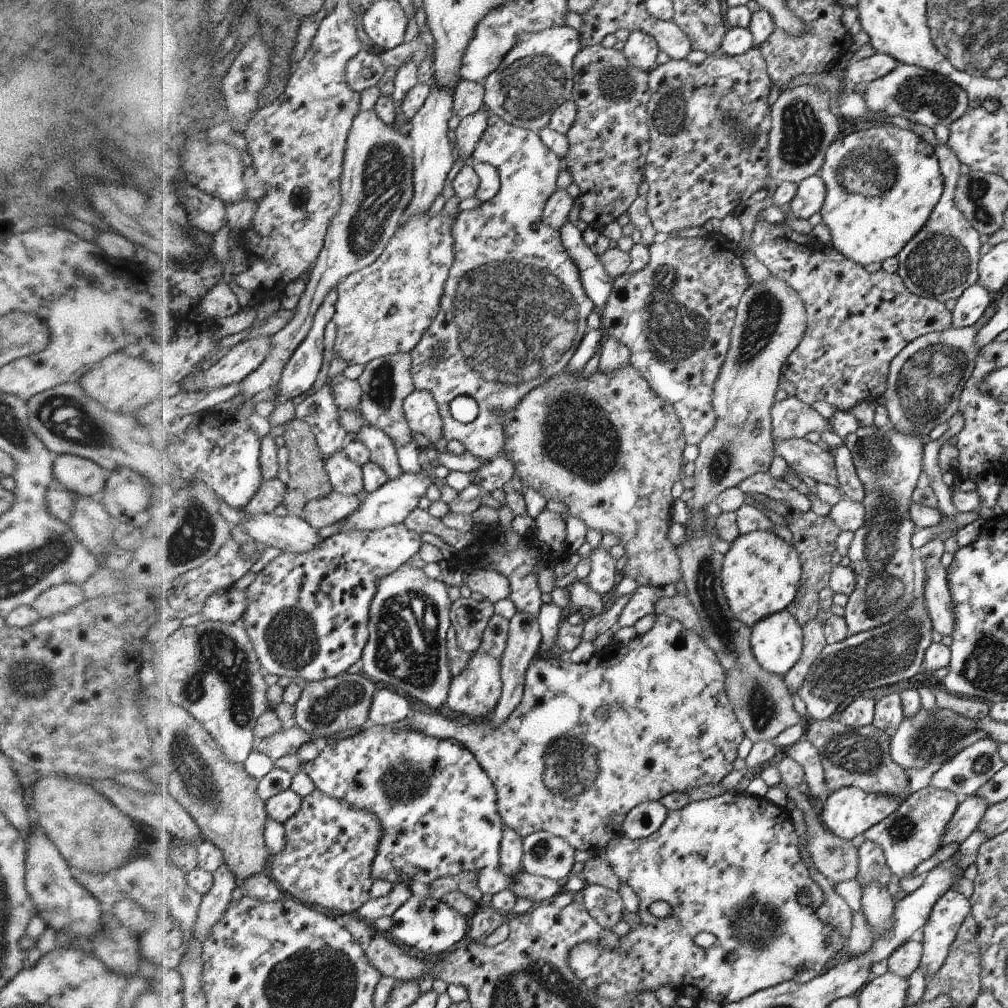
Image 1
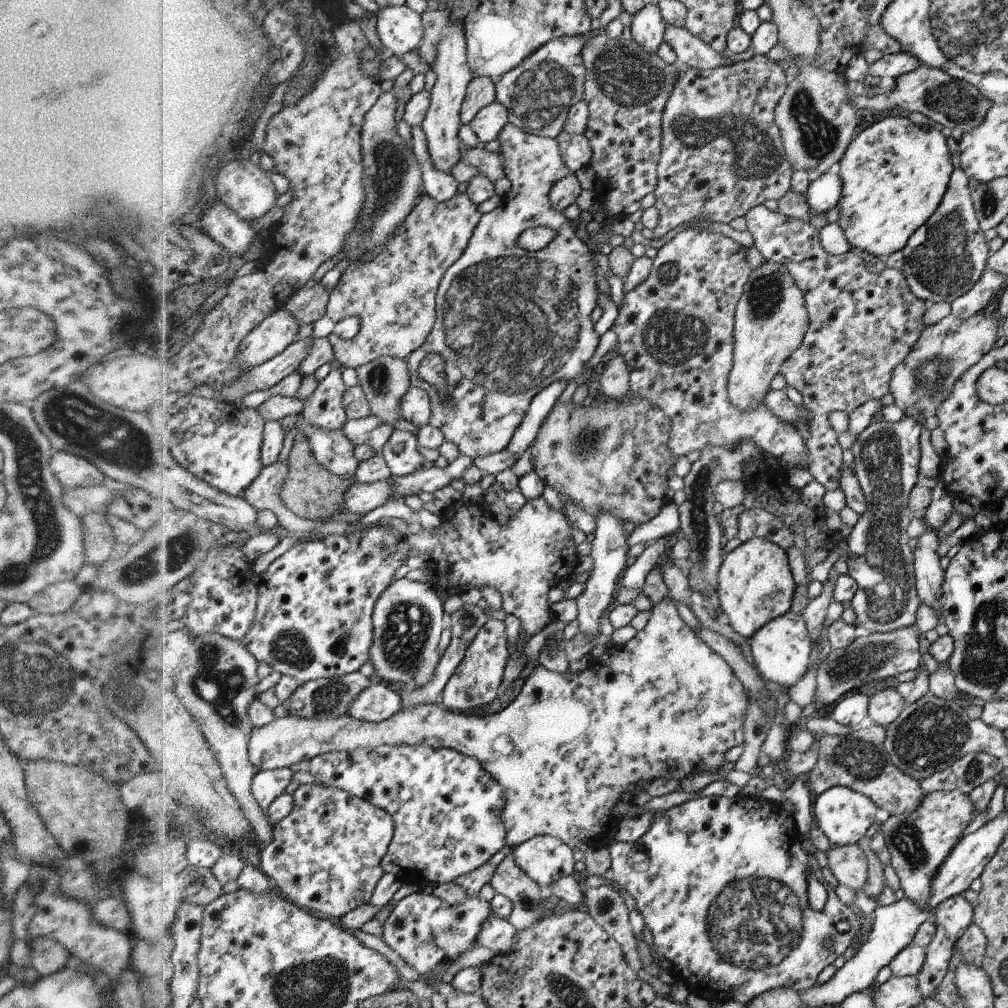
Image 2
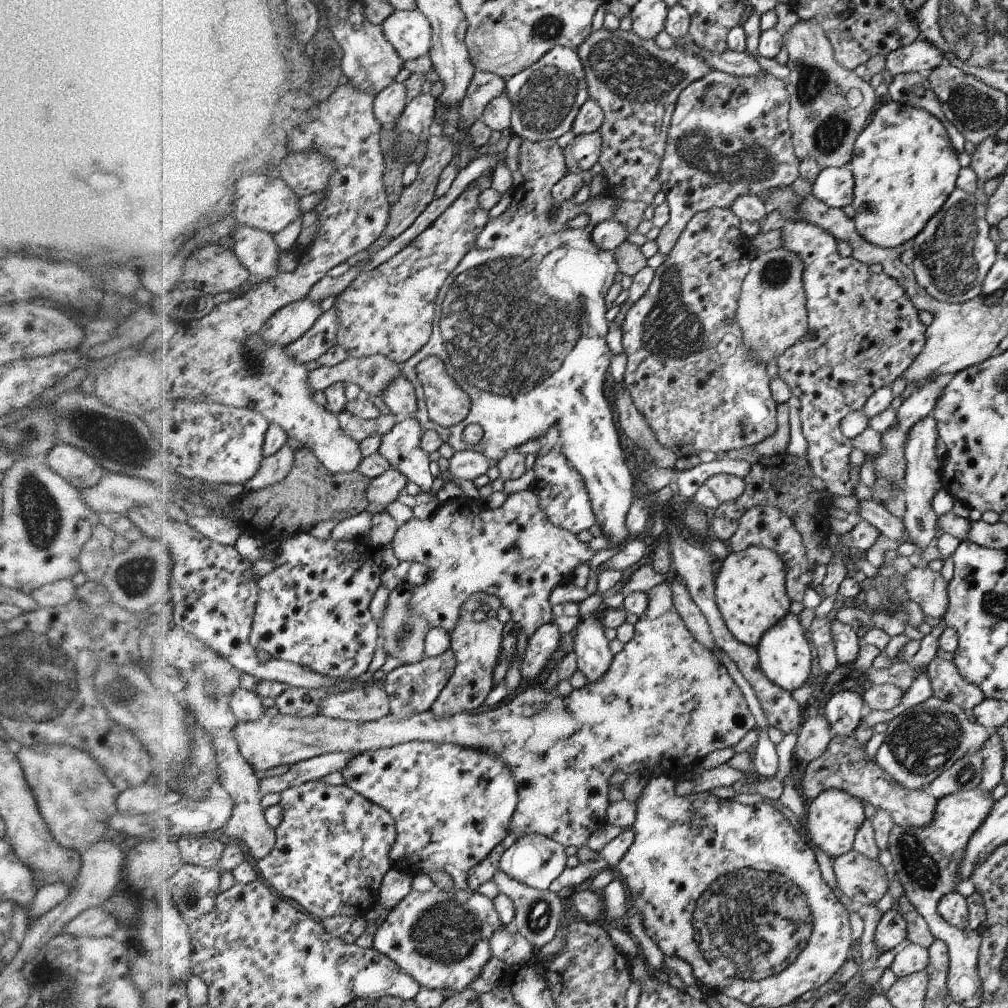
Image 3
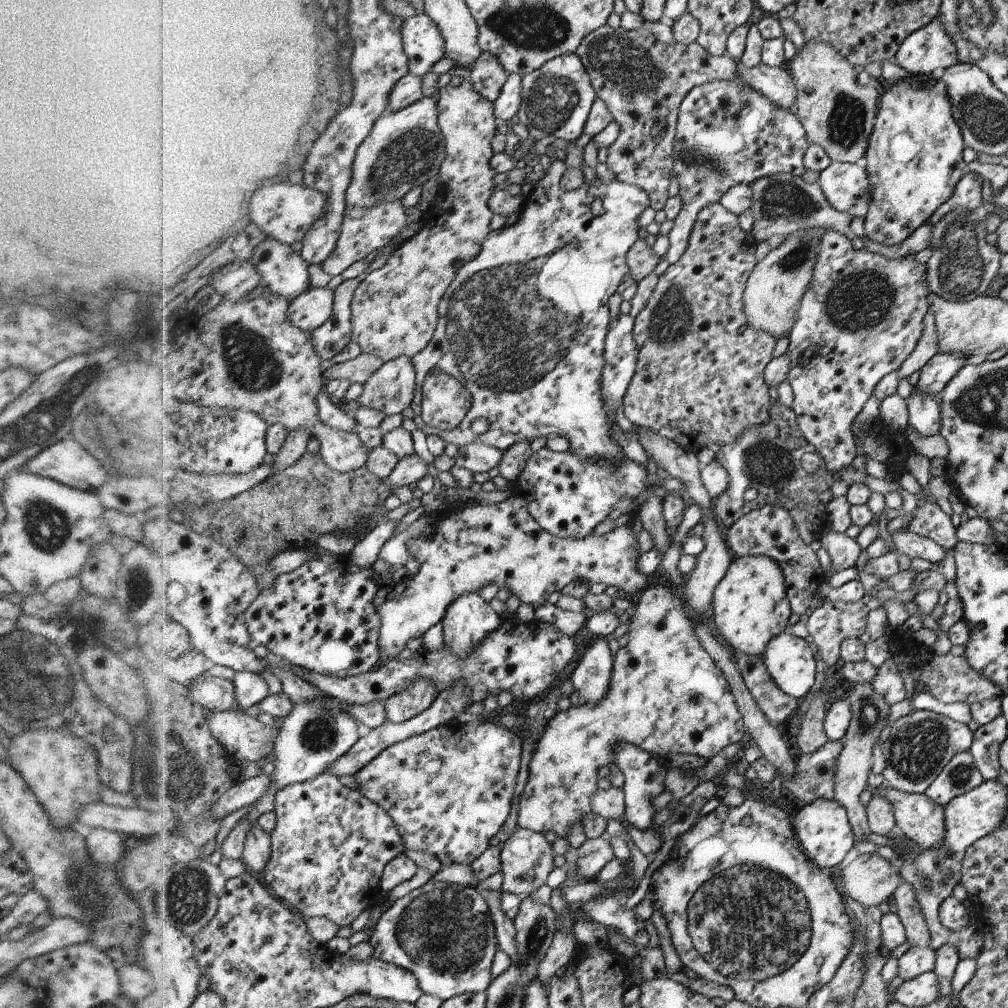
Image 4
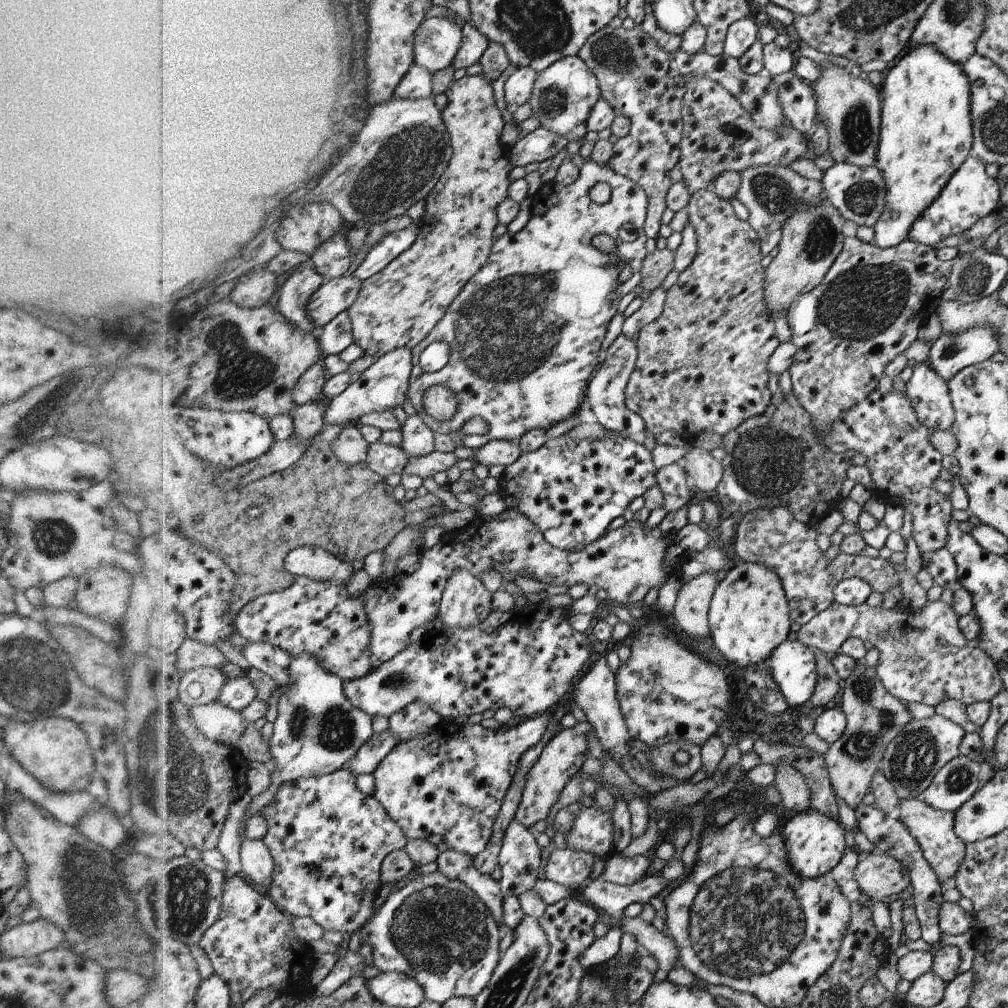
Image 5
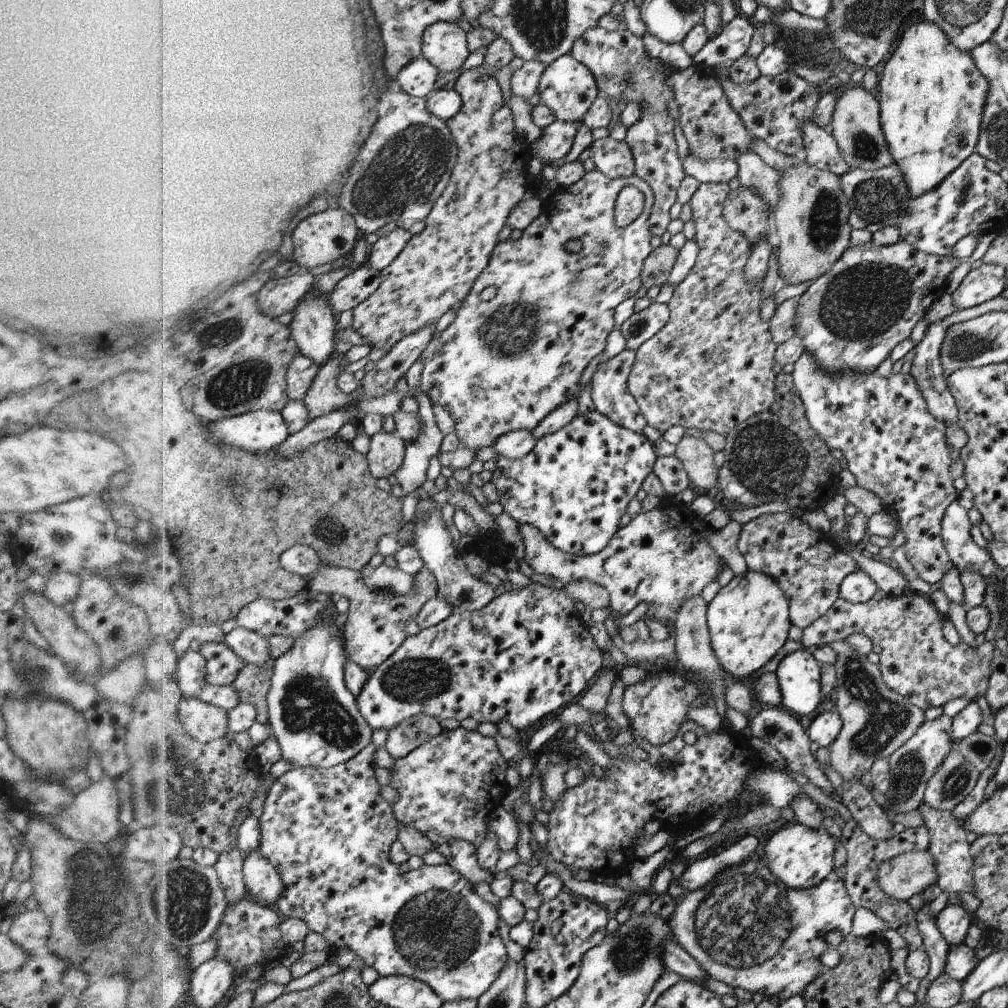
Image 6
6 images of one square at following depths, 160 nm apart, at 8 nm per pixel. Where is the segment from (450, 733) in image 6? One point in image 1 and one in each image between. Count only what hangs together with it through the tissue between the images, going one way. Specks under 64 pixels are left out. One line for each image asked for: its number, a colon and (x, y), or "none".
1: (438, 806)
2: (447, 808)
3: (453, 805)
4: (450, 789)
5: (446, 787)

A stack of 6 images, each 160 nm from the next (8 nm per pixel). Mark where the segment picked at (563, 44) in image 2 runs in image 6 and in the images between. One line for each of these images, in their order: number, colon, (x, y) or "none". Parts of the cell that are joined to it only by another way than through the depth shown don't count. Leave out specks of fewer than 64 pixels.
3: (547, 97)
4: (556, 98)
5: (563, 96)
6: (569, 89)

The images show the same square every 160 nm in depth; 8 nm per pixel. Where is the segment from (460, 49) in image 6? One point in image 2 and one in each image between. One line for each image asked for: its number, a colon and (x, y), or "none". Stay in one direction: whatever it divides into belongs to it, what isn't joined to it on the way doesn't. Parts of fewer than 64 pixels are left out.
2: (400, 28)
3: (411, 32)
4: (424, 44)
5: (437, 40)

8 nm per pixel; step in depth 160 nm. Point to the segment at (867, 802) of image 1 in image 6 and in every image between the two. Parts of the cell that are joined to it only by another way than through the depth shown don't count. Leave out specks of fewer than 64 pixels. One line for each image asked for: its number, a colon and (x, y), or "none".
2: (843, 815)
3: (834, 818)
4: (823, 829)
5: (815, 844)
6: (799, 857)

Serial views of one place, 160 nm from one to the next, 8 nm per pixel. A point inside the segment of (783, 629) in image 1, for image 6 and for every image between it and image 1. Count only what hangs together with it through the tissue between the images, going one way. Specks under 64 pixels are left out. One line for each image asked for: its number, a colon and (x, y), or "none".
2: (781, 649)
3: (784, 654)
4: (789, 660)
5: (792, 665)
6: (798, 673)

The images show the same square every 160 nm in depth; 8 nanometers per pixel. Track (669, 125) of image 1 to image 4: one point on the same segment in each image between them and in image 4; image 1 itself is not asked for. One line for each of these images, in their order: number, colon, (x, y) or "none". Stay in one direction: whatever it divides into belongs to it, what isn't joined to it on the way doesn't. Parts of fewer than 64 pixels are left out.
2: (709, 112)
3: (745, 119)
4: (729, 133)

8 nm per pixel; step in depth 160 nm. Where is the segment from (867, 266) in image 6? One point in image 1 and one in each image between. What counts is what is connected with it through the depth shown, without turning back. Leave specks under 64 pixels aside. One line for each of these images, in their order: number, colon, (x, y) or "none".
1: (858, 322)
2: (862, 324)
3: (864, 332)
4: (861, 317)
5: (868, 309)

